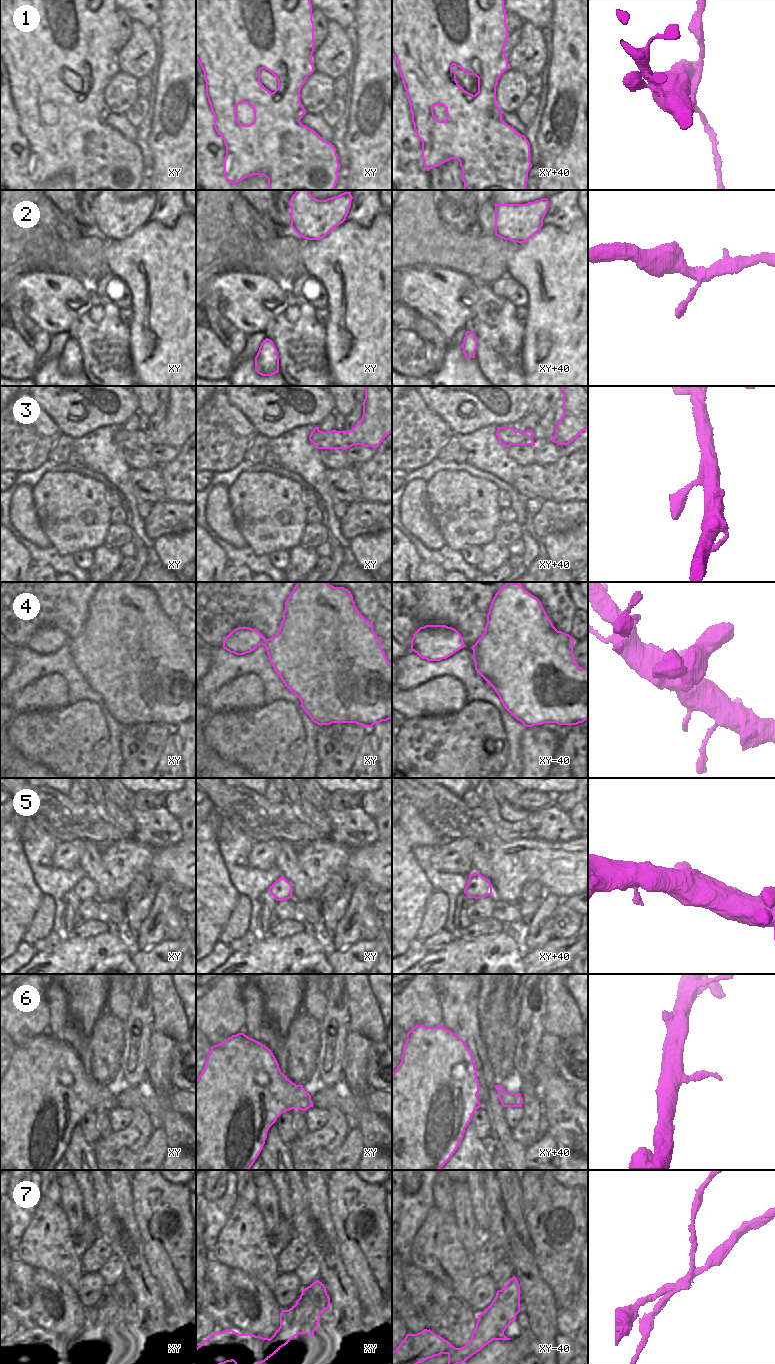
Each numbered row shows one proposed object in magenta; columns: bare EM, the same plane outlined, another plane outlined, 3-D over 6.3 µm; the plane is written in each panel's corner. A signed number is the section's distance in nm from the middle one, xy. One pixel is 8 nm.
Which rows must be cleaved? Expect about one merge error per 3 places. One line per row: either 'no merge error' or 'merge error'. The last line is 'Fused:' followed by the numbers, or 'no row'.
1: merge error
2: no merge error
3: no merge error
4: no merge error
5: no merge error
6: no merge error
7: merge error
Fused: 1, 7

